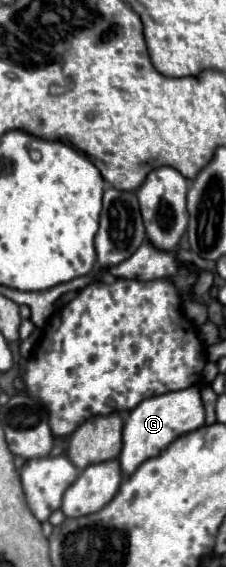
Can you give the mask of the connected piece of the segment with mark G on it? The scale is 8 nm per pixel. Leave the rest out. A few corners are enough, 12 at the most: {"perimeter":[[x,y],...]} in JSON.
{"perimeter":[[200,387],[150,397],[126,415],[126,475],[204,425]]}

